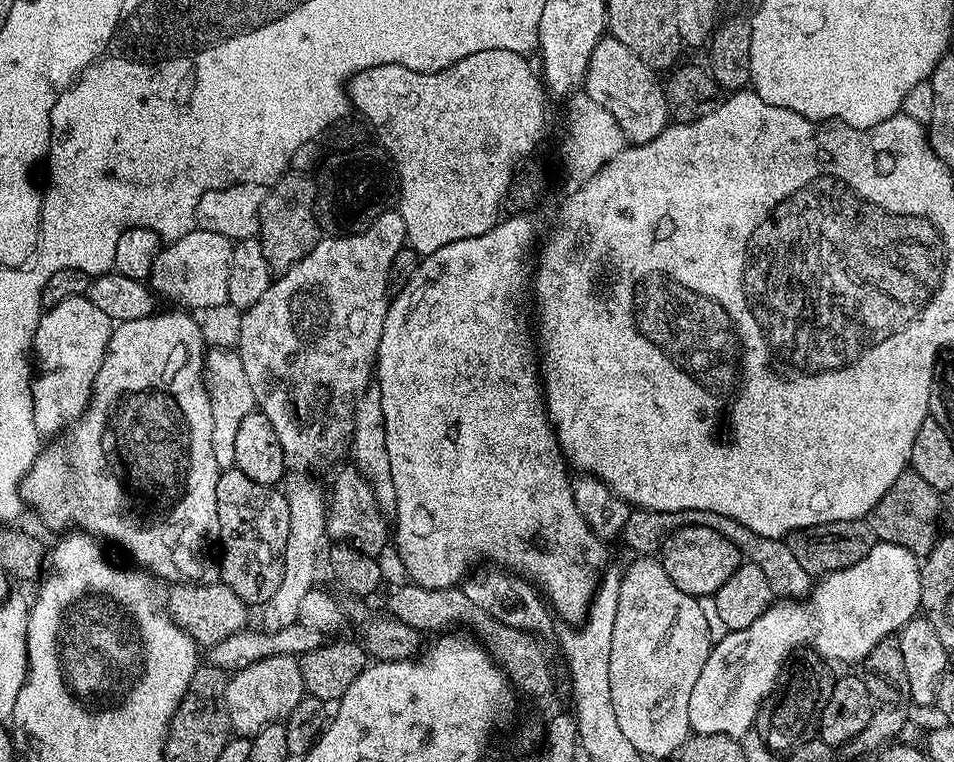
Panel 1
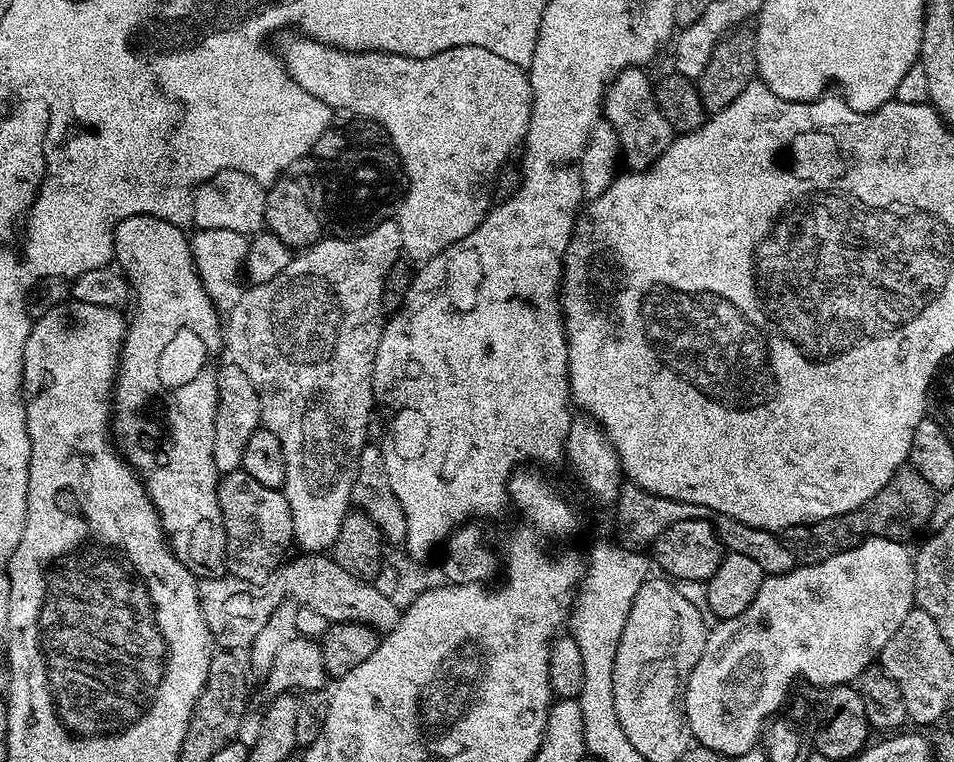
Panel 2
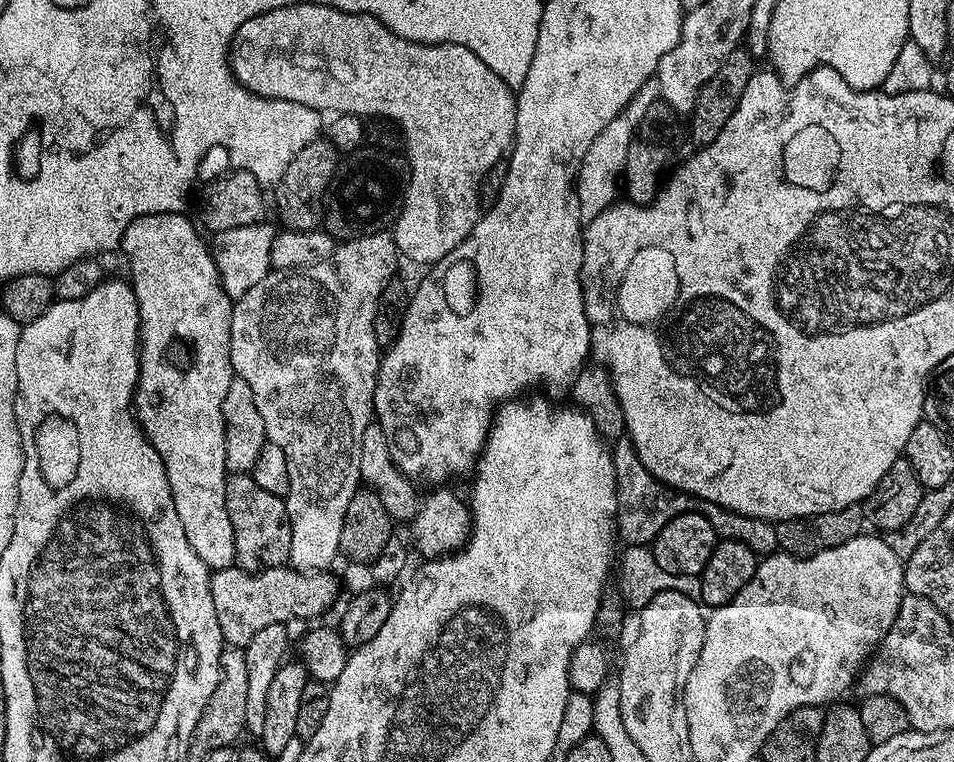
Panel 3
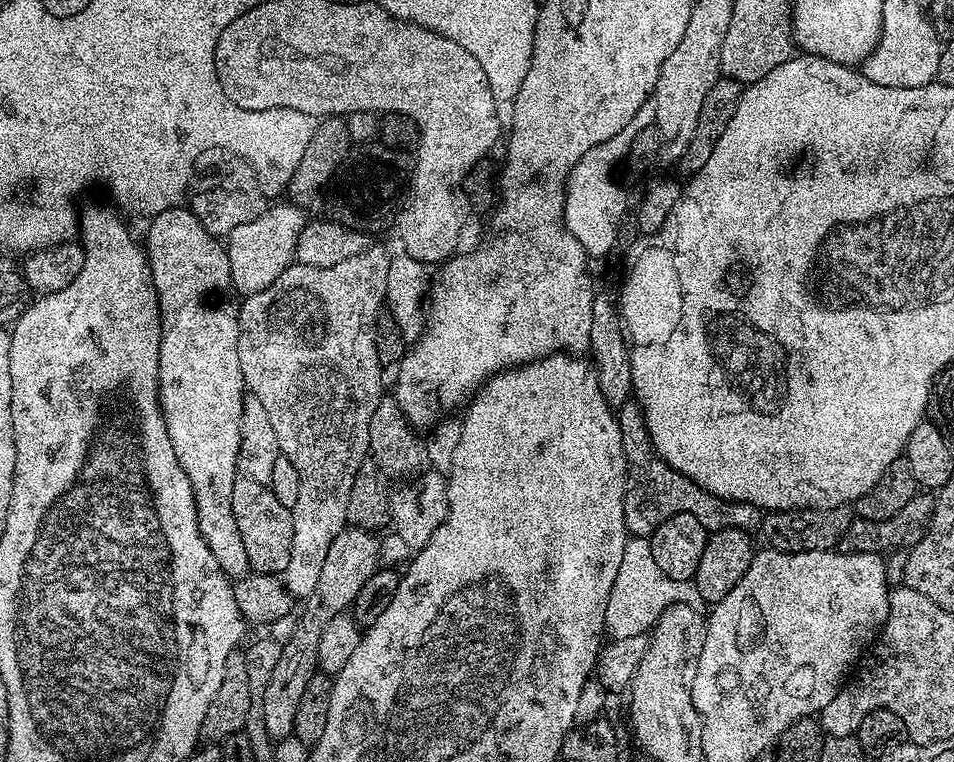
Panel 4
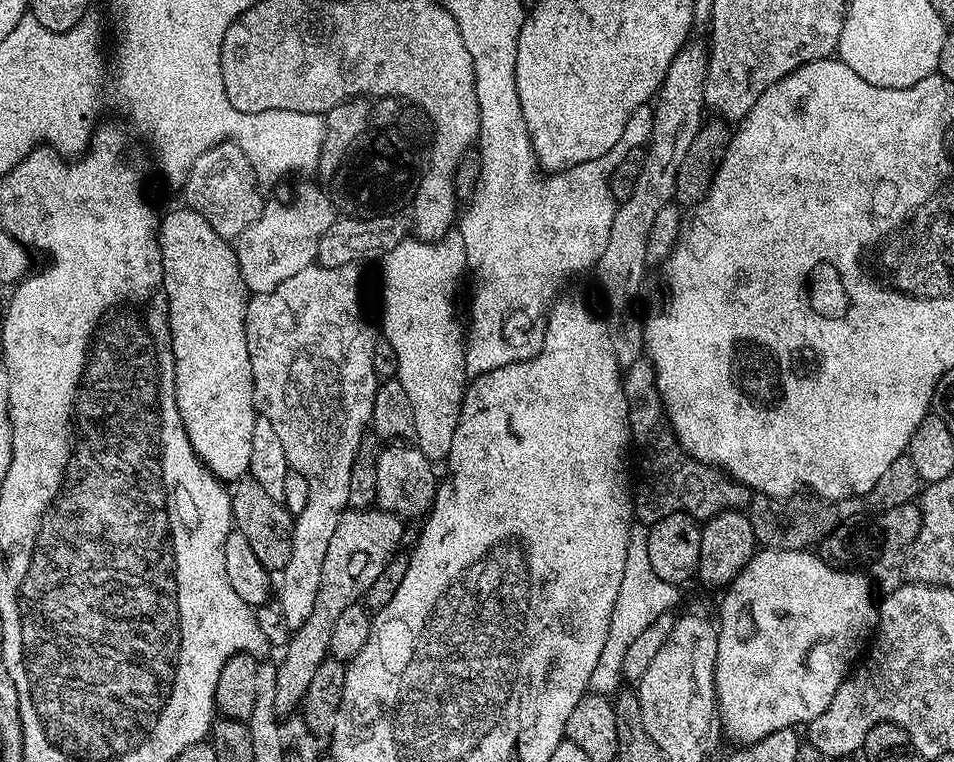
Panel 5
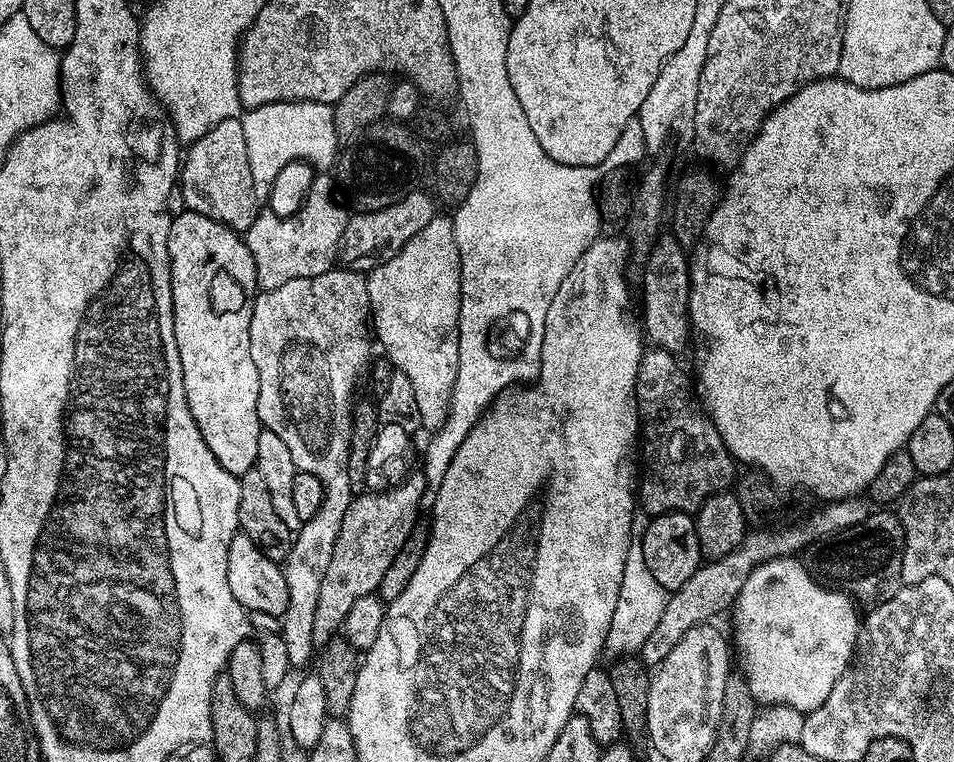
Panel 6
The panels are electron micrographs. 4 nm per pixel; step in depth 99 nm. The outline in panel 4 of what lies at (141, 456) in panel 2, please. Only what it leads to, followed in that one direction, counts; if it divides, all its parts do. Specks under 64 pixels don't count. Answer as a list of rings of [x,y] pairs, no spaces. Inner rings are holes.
[[[181,206],[171,208],[162,214],[151,217],[148,228],[148,244],[146,240],[146,251],[148,253],[148,265],[152,281],[156,287],[156,297],[160,303],[160,325],[162,334],[160,335],[160,349],[158,350],[158,382],[160,383],[160,409],[164,415],[166,430],[170,434],[170,442],[174,442],[174,454],[178,454],[178,462],[182,462],[182,470],[186,470],[186,478],[190,478],[190,486],[194,490],[194,502],[196,503],[196,513],[198,514],[198,526],[206,546],[210,546],[210,554],[218,558],[218,566],[229,578],[244,578],[249,575],[250,569],[246,558],[246,546],[242,542],[242,534],[238,534],[238,522],[234,522],[234,482],[238,475],[236,463],[238,462],[238,446],[240,445],[240,422],[242,416],[241,402],[246,395],[242,370],[238,366],[238,315],[237,301],[232,301],[234,289],[230,278],[230,258],[227,247],[217,237],[211,236],[198,222],[198,218],[192,213],[191,207]]]

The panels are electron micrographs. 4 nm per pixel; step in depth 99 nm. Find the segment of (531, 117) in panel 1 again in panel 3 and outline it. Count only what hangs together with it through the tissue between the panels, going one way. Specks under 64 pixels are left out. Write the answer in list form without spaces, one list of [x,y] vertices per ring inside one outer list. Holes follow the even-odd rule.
[[[294,2],[290,6],[263,12],[242,22],[242,26],[238,26],[234,34],[232,45],[228,48],[228,66],[232,69],[236,81],[255,96],[298,102],[316,109],[321,114],[349,112],[361,118],[384,116],[393,121],[402,133],[402,148],[408,151],[408,164],[412,167],[408,172],[408,189],[403,189],[402,203],[394,225],[396,251],[403,259],[405,256],[416,264],[424,264],[423,266],[434,265],[442,258],[446,258],[446,254],[450,254],[450,250],[454,250],[454,246],[458,246],[474,230],[482,215],[480,179],[484,177],[486,170],[490,170],[490,166],[501,163],[502,157],[511,149],[516,134],[516,96],[513,89],[511,92],[508,89],[511,88],[509,81],[498,78],[498,74],[491,72],[486,62],[482,62],[482,58],[474,54],[474,50],[457,44],[415,44],[413,40],[407,40],[391,32],[378,18],[367,16],[364,12],[343,12],[322,2],[316,4]]]

